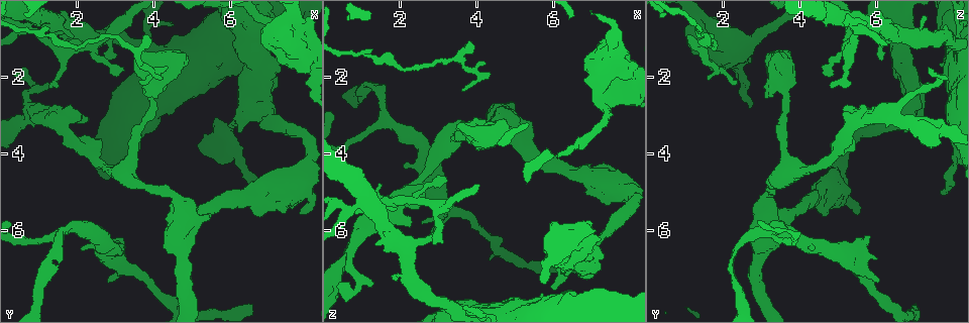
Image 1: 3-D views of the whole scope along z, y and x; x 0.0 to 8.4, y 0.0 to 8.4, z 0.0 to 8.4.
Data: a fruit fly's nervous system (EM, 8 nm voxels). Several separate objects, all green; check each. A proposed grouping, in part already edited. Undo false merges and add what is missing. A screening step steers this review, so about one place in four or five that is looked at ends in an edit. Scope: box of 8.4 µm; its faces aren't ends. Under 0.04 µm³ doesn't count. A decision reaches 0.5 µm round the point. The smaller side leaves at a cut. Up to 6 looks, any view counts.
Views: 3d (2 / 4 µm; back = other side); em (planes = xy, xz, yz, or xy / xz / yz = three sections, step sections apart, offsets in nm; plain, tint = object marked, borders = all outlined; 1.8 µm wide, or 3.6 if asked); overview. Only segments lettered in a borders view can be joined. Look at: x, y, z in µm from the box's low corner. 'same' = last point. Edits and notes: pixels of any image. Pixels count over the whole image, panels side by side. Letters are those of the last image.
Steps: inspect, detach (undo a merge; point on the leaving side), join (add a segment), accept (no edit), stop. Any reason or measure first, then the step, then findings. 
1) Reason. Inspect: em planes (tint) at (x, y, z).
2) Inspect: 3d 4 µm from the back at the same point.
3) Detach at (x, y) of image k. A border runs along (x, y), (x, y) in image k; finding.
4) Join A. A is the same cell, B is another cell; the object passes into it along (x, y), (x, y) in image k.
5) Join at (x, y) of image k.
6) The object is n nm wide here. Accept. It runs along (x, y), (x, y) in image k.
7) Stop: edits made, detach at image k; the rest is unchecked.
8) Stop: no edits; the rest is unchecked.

Long arm stops here. Inspect: em yz step 8 (tint) at (6.60, 7.95, 6.95).

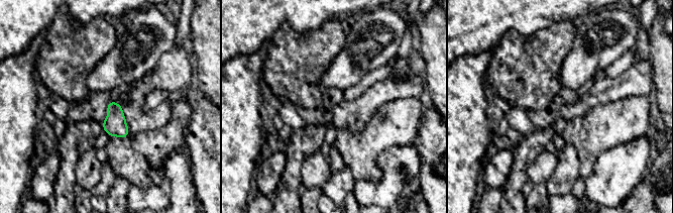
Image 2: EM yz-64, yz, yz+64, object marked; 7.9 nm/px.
Inspect: em xy step 4 (borders) at the same point.

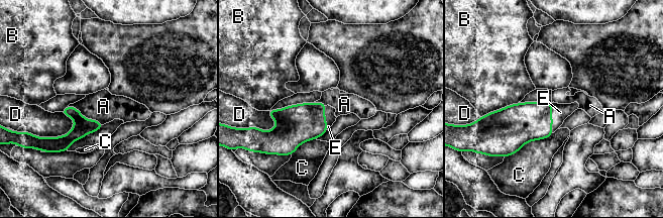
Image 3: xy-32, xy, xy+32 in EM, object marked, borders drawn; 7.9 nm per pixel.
Join E. E is the same cell, A, B, C and D are other cells; the object passes into it along (521, 123), (551, 117), (560, 112) in image 3; it goes on there.

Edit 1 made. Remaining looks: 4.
Inspect: overview.

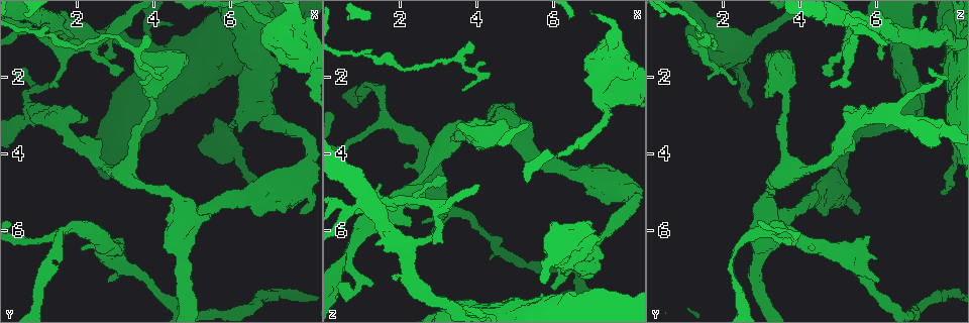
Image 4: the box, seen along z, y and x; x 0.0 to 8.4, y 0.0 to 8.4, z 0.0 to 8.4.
Branch point. Inspect: 3d 4 µm at (6.85, 2.80, 6.90).

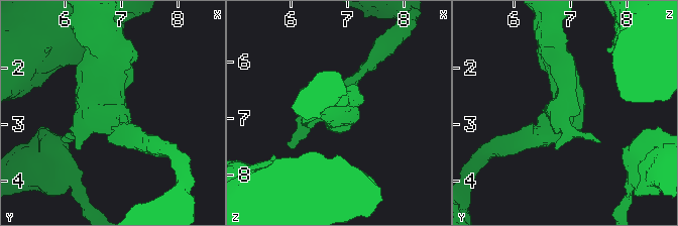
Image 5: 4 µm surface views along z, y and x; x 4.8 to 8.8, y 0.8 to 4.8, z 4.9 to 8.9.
Inspect: em xz step 8 (tint) at (6.80, 2.80, 6.85).

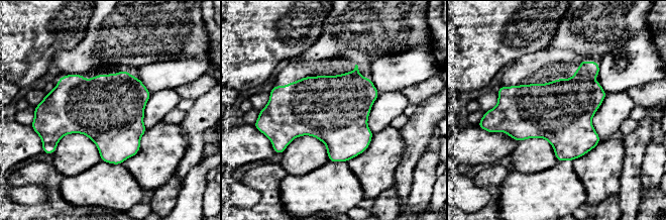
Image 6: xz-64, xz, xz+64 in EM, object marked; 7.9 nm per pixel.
Another direction. Inspect: em planes (borders) at the same point.

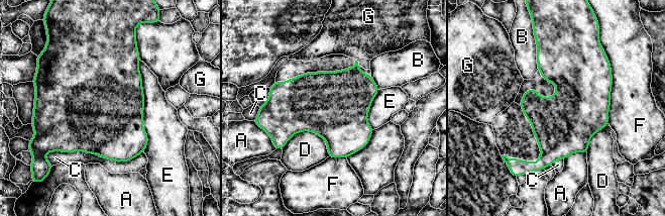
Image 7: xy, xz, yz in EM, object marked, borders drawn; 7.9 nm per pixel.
Accept. A, B, C, D, E, F and G are other cells; a border runs along (282, 149), (313, 131), (329, 155) in image 7; continuous, no second neuron.

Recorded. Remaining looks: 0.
Stop: edits made, join at image 3; the rest is unchecked.

